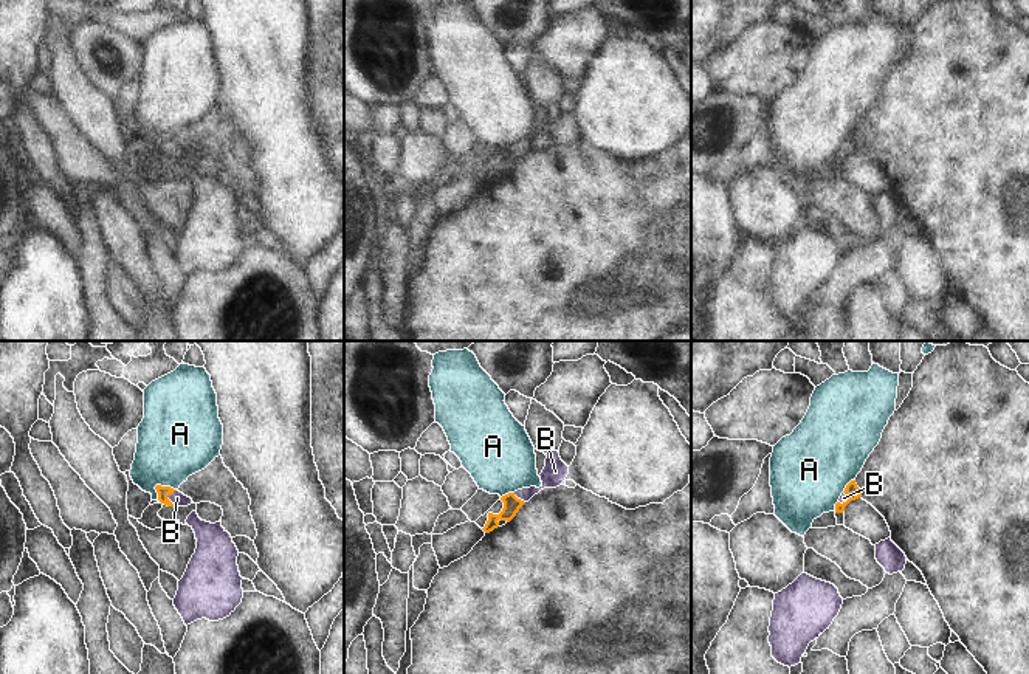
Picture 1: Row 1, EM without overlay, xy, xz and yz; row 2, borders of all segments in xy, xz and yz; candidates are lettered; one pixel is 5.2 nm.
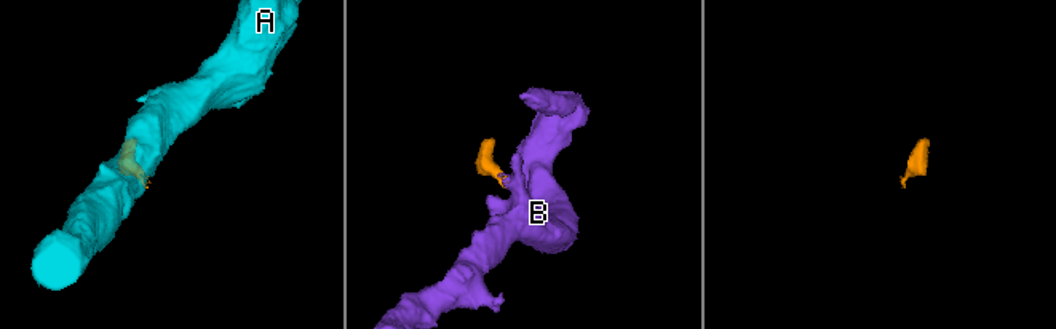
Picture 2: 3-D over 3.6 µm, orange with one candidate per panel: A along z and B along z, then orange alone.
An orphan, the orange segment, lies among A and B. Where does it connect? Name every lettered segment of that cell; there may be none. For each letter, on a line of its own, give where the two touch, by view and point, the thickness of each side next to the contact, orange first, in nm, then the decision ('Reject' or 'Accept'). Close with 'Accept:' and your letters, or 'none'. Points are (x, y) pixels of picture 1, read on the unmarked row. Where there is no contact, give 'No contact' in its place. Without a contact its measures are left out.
A: Touches orange at xy (165, 140). Thickness 60 nm (orange) against 400 nm. Reject
B: Touches orange at xy (168, 152). Thickness 60 nm (orange) against 70 nm. Accept
Accept: B

